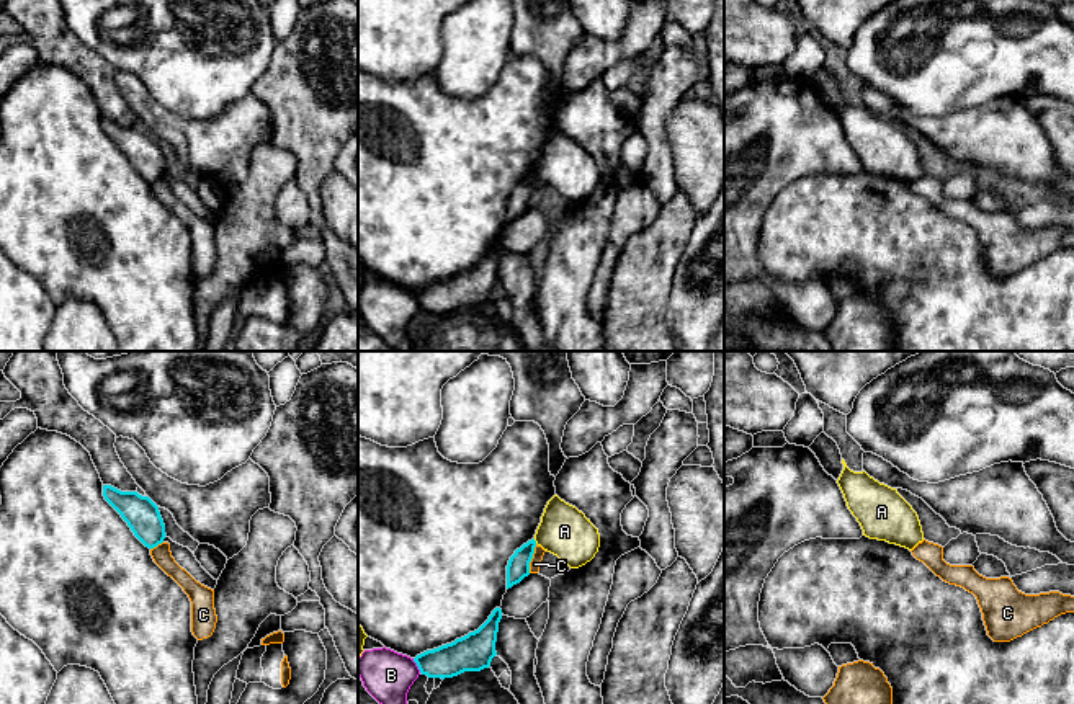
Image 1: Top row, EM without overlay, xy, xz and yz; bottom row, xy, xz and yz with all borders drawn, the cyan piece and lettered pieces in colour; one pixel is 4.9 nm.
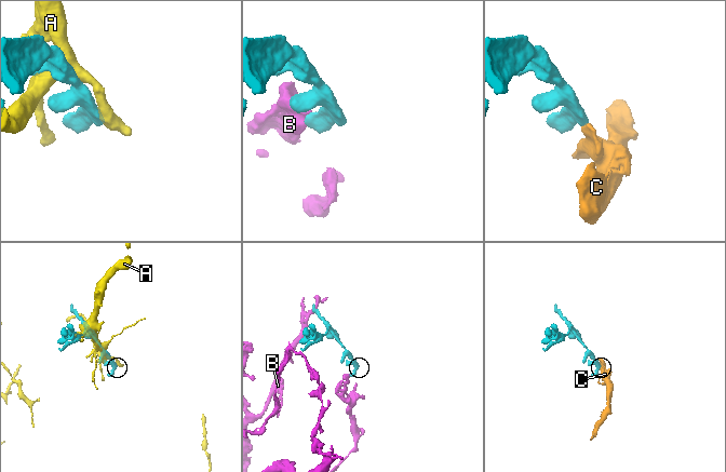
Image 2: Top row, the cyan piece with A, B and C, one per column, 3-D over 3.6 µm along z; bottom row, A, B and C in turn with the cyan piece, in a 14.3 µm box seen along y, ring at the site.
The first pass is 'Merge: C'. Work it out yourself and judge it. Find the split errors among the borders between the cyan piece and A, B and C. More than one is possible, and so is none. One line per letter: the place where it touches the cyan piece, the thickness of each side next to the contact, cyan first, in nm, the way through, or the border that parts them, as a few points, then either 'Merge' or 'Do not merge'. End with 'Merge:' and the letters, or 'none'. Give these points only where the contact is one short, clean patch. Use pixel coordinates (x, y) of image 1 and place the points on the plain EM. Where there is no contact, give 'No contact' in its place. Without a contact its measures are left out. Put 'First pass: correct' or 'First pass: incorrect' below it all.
A: Touches cyan at xz (535, 175). Thickness 110 nm (cyan) against 260 nm. Do not merge
B: Touches cyan at xz (417, 299). Thickness 170 nm (cyan) against 240 nm. Boundary: xz (412, 293), (420, 306). Do not merge
C: Touches cyan at xz (532, 191). Thickness 110 nm (cyan) against 60 nm. Boundary: xz (536, 178), (528, 206). Do not merge
Merge: none
First pass: incorrect

